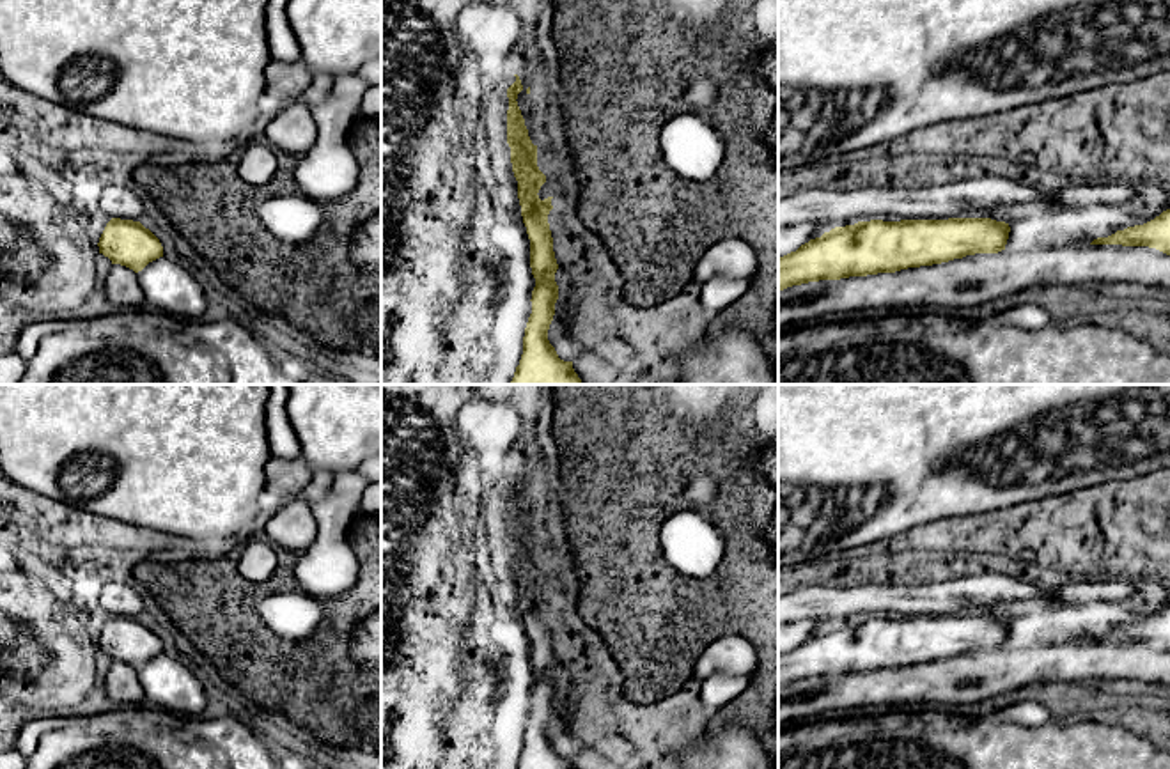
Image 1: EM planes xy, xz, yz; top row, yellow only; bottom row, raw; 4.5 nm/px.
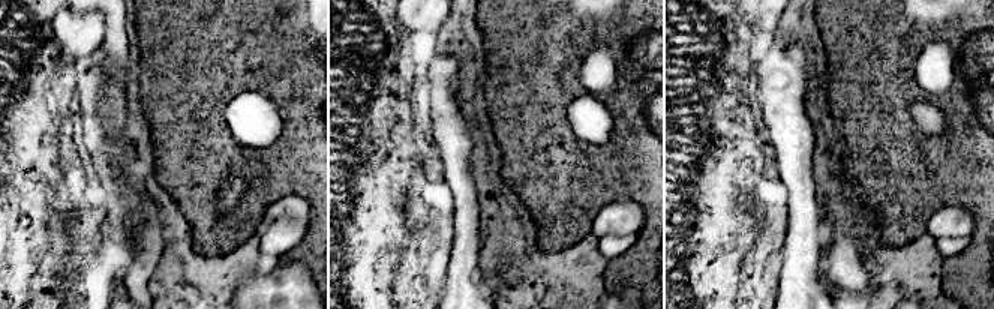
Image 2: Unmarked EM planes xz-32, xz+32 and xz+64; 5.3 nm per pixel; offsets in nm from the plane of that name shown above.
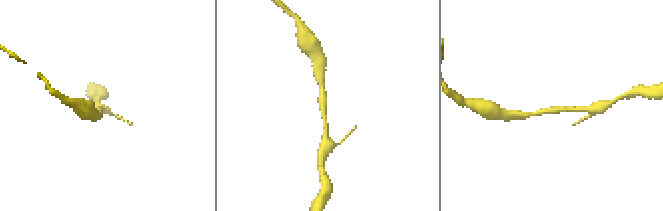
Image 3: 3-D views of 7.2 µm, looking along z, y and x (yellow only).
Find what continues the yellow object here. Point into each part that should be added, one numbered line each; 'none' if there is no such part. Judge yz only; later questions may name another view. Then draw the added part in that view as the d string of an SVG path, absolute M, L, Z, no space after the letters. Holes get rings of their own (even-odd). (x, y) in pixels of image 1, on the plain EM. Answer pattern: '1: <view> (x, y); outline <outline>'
none

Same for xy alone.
none

